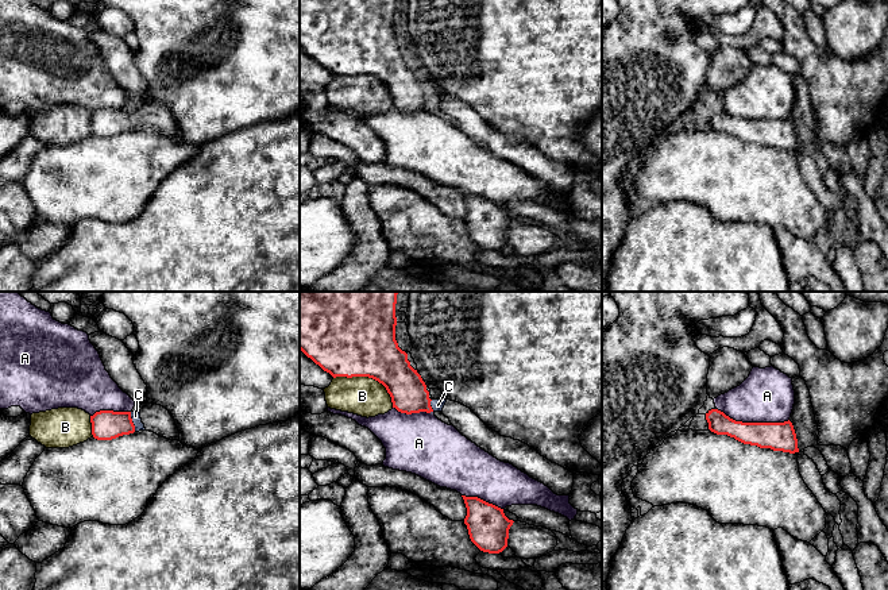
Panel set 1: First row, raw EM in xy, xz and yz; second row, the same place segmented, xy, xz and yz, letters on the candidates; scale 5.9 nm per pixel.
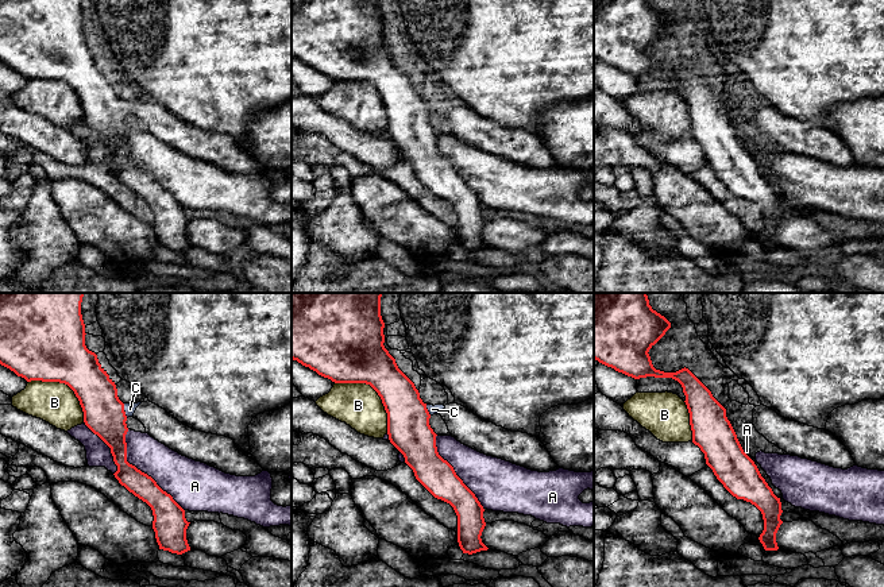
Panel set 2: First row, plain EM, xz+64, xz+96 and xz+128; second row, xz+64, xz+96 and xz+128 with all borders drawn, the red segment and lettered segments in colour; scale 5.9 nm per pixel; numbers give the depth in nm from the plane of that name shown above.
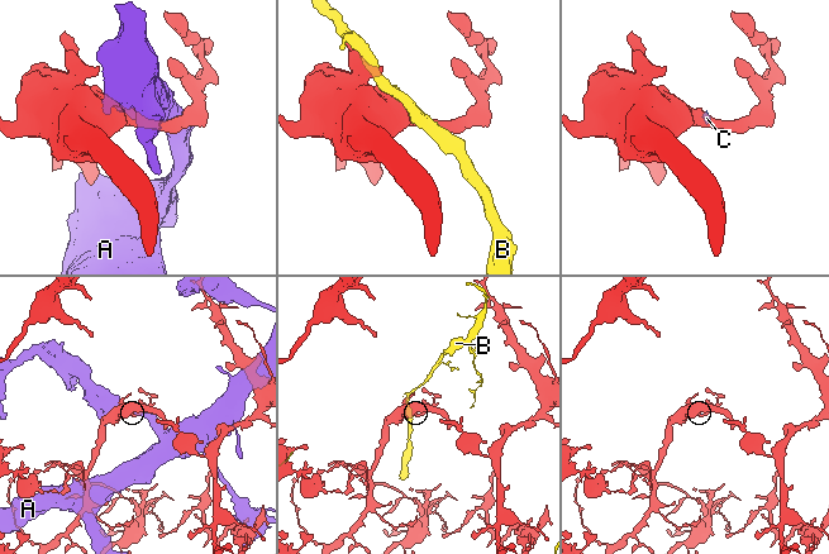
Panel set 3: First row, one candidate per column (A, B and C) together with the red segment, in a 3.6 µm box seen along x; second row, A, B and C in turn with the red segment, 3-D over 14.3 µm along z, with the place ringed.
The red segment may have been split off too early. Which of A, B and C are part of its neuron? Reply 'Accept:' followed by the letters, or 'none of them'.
Accept: C

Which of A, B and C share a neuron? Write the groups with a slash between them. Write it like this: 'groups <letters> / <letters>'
groups A / B / C

